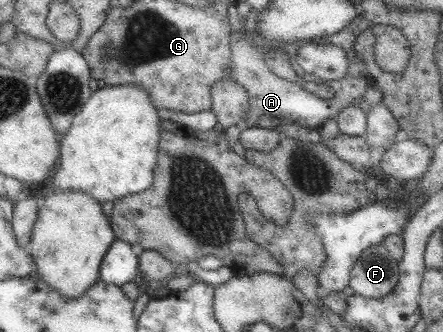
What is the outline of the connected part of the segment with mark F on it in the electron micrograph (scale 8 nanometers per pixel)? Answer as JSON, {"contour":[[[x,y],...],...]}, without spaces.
{"contour":[[[381,244],[366,248],[349,270],[349,286],[369,300],[390,294],[398,281],[398,264]]]}

